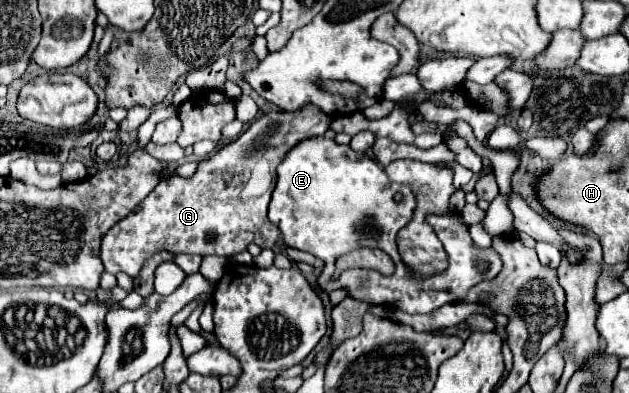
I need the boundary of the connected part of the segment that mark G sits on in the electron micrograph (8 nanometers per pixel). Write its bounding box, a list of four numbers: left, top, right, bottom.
[101,104,331,278]

